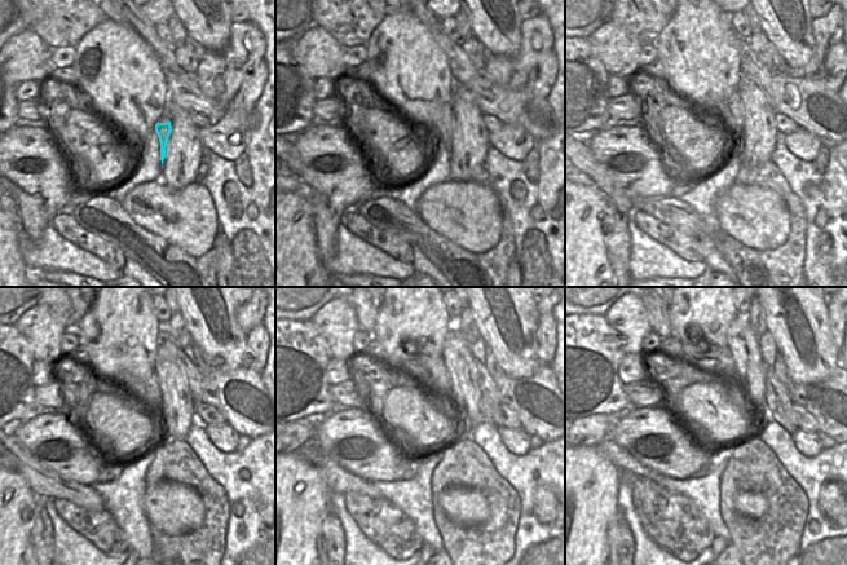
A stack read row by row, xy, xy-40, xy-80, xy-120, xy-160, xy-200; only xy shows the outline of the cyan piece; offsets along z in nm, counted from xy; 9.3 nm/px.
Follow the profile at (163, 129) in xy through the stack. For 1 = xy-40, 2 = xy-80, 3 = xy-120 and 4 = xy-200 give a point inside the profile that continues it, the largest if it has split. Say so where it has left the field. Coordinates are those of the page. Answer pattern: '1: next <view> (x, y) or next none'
1: next xy-40 (445, 124)
2: next xy-80 (731, 107)
3: next xy-120 (149, 392)
4: next xy-200 (695, 345)

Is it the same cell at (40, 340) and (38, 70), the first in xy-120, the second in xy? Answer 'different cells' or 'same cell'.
same cell

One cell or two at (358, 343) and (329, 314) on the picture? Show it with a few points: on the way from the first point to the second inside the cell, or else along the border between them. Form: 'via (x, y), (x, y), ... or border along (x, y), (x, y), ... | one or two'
border along (361, 329), (353, 339), (353, 354) | two

